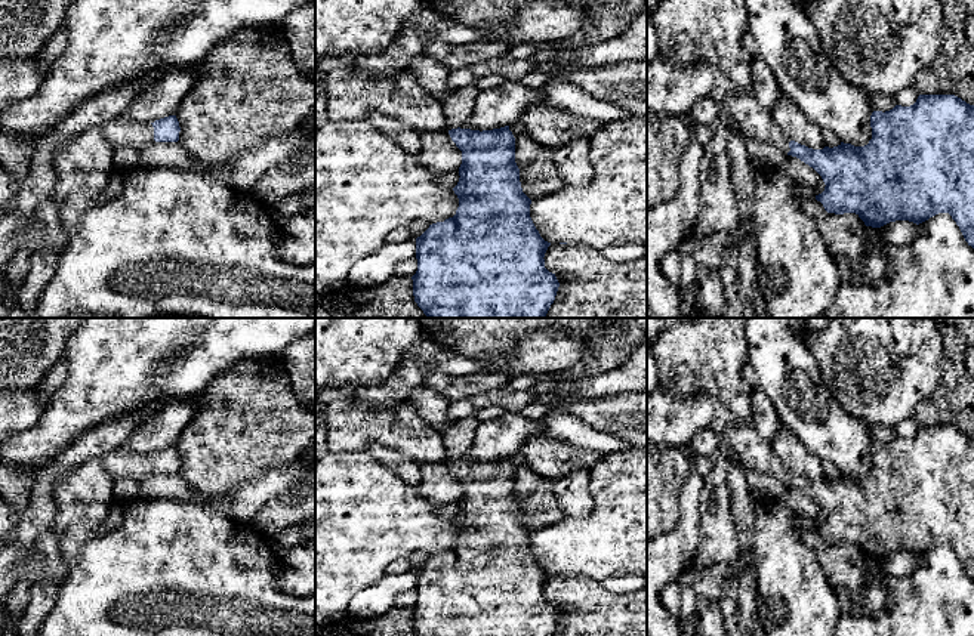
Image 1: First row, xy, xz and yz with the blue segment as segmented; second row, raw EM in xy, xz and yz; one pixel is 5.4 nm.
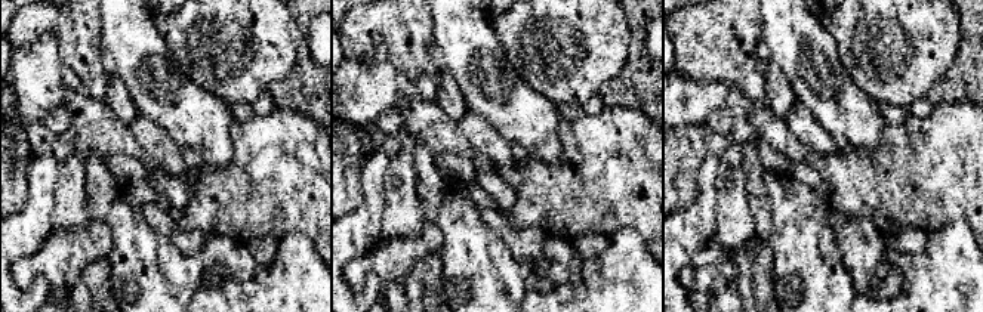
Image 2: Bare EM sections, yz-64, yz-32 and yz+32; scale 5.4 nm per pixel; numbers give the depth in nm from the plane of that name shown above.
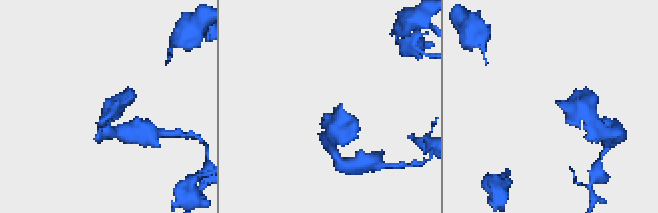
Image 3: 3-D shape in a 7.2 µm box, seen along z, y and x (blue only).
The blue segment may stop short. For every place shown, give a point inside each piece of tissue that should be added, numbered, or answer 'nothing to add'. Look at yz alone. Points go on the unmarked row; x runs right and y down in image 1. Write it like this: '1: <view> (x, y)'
1: yz (749, 448)

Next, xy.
1: xy (119, 463)

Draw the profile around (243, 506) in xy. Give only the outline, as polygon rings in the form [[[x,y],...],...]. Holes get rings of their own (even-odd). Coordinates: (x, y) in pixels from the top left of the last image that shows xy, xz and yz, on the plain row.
[[[315,442],[302,454],[290,461],[265,470],[259,478],[247,482],[238,493],[229,498],[206,500],[204,504],[221,515],[244,525],[252,525],[258,512],[266,501],[284,491],[289,482],[305,479],[308,469],[315,463]]]

